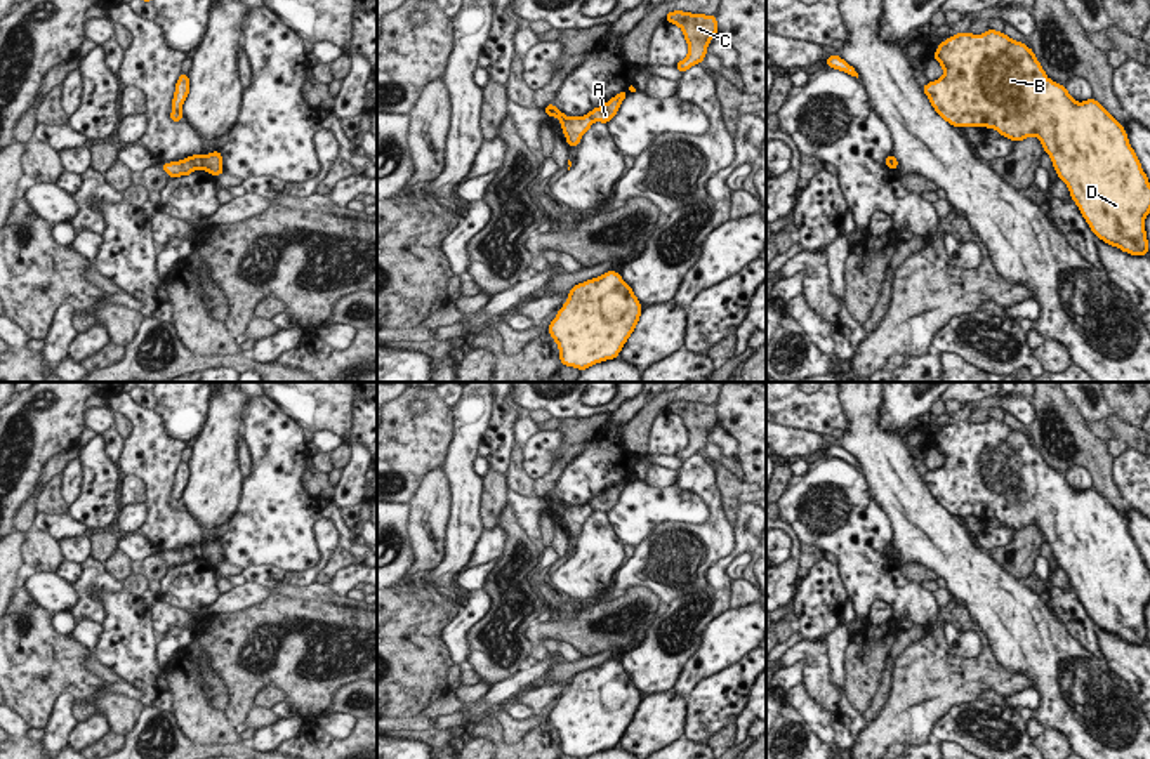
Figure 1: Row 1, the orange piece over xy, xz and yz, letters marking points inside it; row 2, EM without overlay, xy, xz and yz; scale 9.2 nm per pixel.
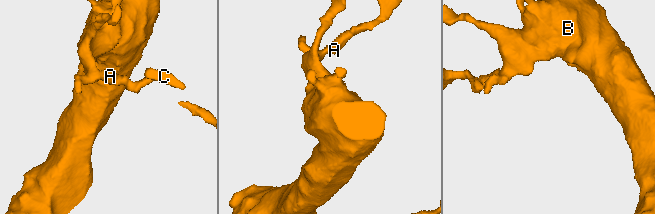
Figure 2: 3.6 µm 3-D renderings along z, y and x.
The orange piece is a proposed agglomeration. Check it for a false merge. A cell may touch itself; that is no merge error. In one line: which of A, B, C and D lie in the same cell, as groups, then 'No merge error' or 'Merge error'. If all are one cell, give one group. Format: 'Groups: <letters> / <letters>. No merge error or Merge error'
Groups: A C / B D. Merge error.

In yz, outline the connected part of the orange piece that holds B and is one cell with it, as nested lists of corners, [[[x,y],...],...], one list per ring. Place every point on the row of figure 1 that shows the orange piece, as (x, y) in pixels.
[[[988,28],[983,35],[957,33],[943,40],[933,56],[943,68],[943,76],[921,87],[933,109],[952,127],[988,127],[1011,141],[1035,135],[1053,160],[1053,168],[1070,191],[1096,238],[1131,255],[1148,255],[1145,217],[1150,214],[1150,182],[1127,141],[1126,129],[1098,101],[1077,102],[1067,90],[1046,76],[1032,49]]]

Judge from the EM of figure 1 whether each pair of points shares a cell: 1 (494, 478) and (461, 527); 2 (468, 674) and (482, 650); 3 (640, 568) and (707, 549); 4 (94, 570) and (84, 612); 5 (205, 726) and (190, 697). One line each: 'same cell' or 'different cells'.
1: different cells
2: different cells
3: same cell
4: same cell
5: same cell

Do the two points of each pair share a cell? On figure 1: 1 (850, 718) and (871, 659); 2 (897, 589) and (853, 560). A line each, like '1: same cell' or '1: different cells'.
1: different cells
2: same cell

